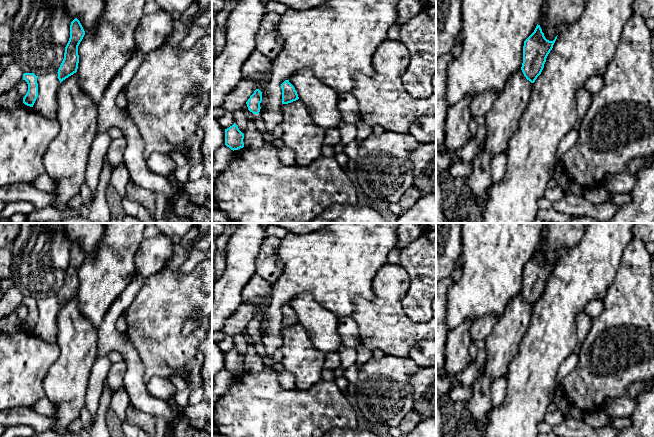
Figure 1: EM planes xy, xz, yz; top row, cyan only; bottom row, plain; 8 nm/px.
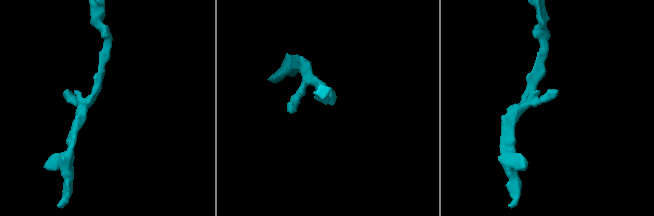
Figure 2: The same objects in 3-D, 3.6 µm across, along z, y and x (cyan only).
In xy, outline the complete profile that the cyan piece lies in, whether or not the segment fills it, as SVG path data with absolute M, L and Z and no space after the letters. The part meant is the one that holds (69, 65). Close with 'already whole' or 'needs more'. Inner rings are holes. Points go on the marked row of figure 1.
M75 18L70 25L70 38L65 47L64 59L58 69L60 83L77 72L79 55L78 46L85 35L80 21Z; already whole

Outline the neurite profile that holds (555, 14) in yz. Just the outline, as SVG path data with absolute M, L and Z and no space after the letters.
M543 0L538 25L547 40L553 41L562 28L573 24L585 8L584 0Z

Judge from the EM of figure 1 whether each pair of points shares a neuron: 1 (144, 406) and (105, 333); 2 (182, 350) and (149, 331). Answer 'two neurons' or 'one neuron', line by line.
1: one neuron
2: one neuron

